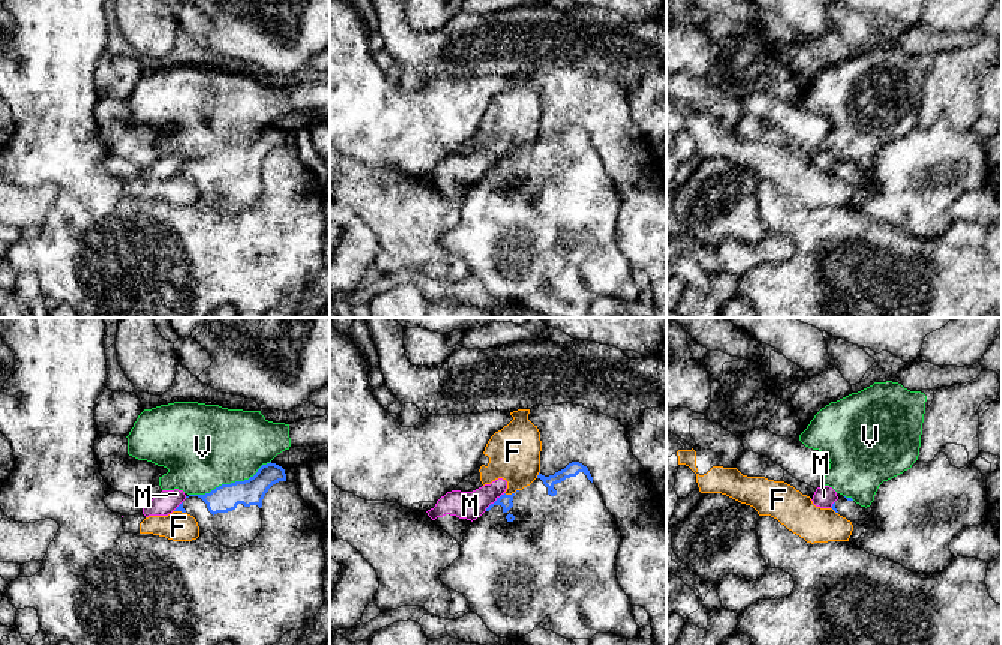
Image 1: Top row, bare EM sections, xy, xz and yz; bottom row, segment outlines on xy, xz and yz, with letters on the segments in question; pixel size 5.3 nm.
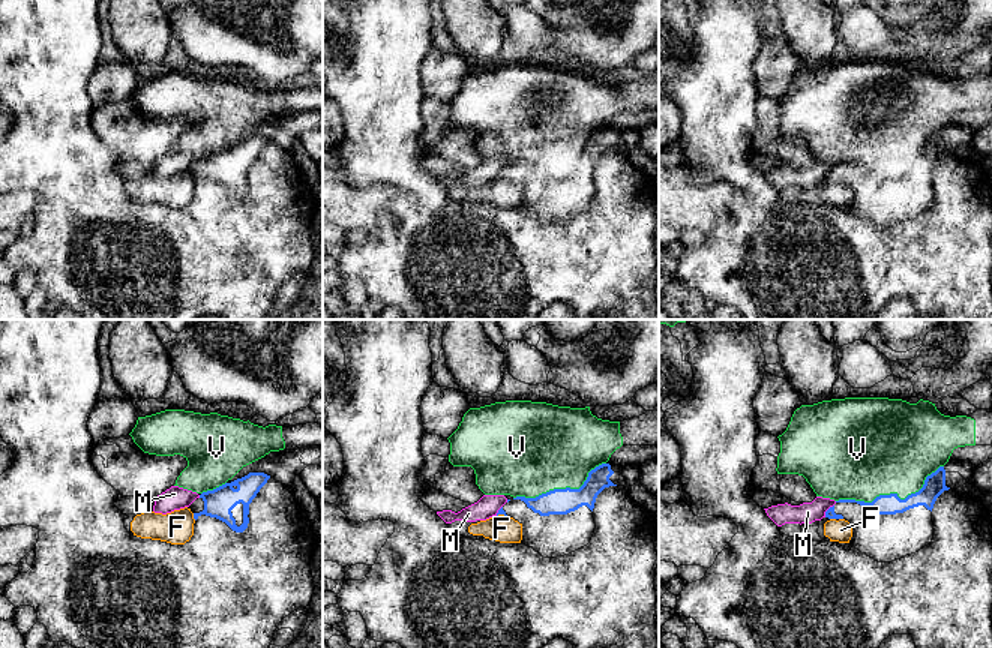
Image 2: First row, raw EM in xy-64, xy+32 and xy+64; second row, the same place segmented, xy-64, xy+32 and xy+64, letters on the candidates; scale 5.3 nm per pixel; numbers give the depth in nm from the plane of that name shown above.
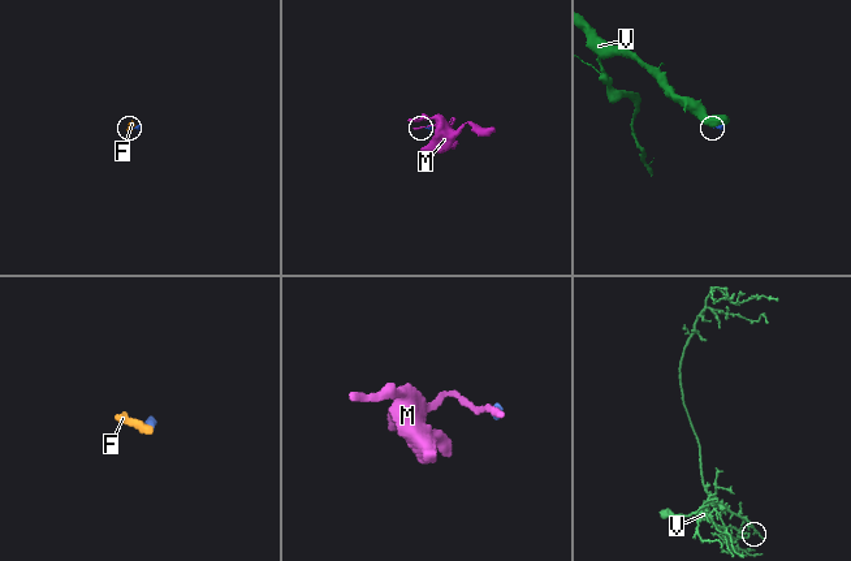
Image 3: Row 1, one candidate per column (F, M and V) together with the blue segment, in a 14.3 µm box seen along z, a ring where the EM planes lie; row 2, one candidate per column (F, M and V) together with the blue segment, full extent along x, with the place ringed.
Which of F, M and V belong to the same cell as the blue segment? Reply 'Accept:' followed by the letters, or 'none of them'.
Accept: V

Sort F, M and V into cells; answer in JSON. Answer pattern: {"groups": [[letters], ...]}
{"groups": [["F"], ["M"], ["V"]]}

